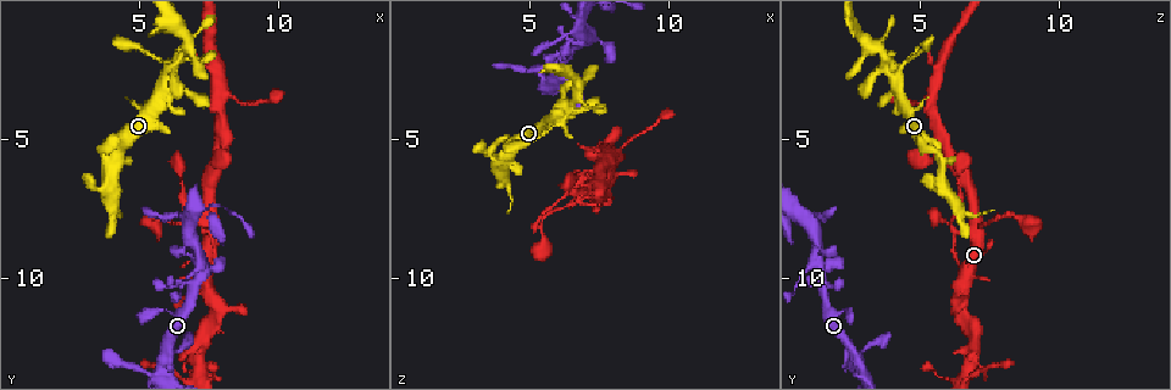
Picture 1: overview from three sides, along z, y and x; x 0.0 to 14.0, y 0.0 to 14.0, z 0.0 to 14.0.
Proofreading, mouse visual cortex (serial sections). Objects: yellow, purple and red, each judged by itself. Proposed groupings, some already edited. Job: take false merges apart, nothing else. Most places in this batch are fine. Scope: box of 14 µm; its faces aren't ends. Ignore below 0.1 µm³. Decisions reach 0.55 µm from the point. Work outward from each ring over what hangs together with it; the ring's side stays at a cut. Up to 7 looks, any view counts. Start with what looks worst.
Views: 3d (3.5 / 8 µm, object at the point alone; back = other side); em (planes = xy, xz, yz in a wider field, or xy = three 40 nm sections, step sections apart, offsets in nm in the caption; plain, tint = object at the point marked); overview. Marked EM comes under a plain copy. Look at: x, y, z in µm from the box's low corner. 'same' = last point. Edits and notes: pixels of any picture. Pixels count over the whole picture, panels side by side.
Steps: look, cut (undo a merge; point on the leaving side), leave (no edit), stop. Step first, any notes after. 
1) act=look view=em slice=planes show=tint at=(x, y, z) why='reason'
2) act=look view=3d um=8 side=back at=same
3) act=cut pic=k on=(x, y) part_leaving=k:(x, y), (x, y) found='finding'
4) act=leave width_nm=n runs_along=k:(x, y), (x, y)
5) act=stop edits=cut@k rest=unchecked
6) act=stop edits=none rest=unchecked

act=look view=3d um=3.5 at=(7.2, 8.1, 7.1) why='four arms meet'

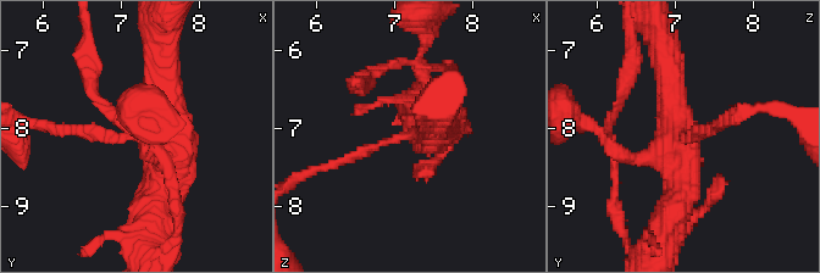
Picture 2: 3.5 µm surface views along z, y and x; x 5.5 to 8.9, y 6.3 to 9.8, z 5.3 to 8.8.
act=look view=em slice=xy step=5 show=tint at=(7.35, 8.05, 7.10)

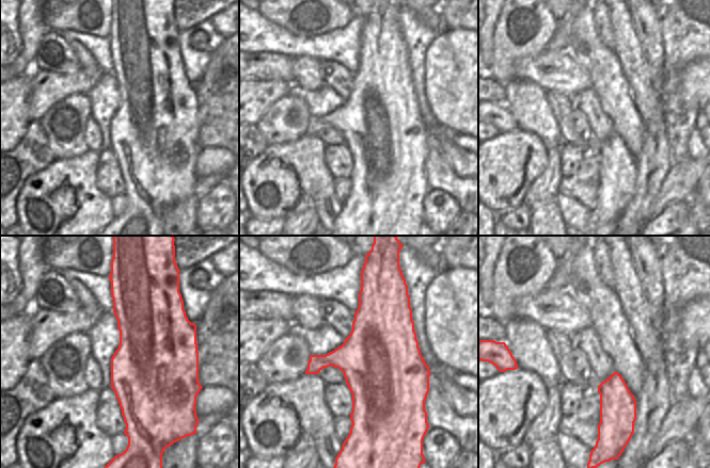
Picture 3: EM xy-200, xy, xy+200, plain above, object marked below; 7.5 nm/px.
act=leave runs_along=2:(156, 202), (165, 139), (75, 132) found='all the same cell'

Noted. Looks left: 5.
act=look view=3d um=3.5 side=back at=(5.8, 13.2, 2.9) why='looks like a crossing'

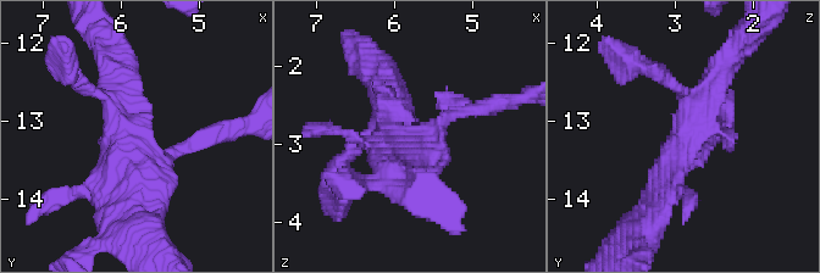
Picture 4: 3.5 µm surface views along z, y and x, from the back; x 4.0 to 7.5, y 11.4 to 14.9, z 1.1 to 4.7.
act=look view=em slice=planes show=tint at=(5.85, 13.30, 2.90)

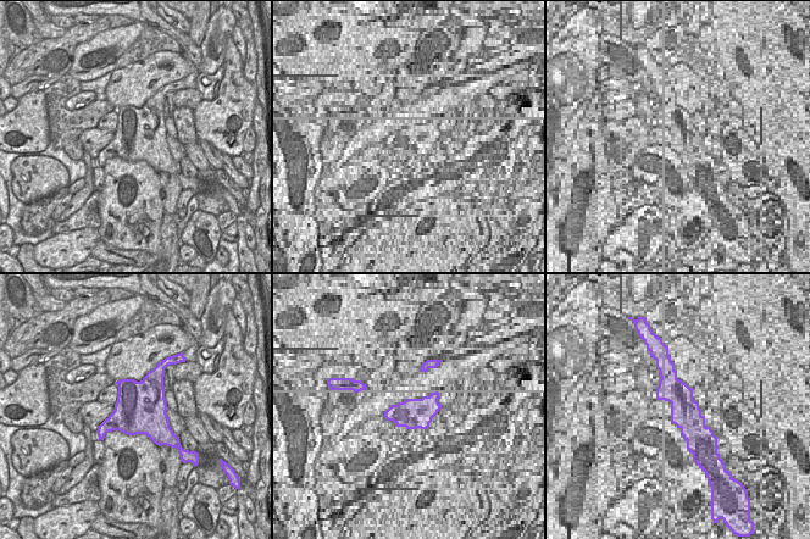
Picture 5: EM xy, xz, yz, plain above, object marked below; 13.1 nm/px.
act=leave runs_along=4:(115, 74), (133, 145), (194, 145) found='all the same cell'

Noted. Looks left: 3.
act=look view=3d um=3.5 at=(6.0, 2.9, 4.0) why='four or more arms meet'

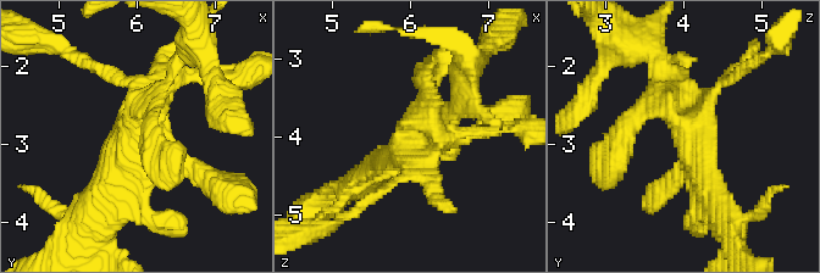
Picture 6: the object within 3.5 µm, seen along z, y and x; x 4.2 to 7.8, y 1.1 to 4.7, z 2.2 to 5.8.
act=look view=em slice=planes show=tint at=(6.10, 2.80, 4.10) why='now the EM'

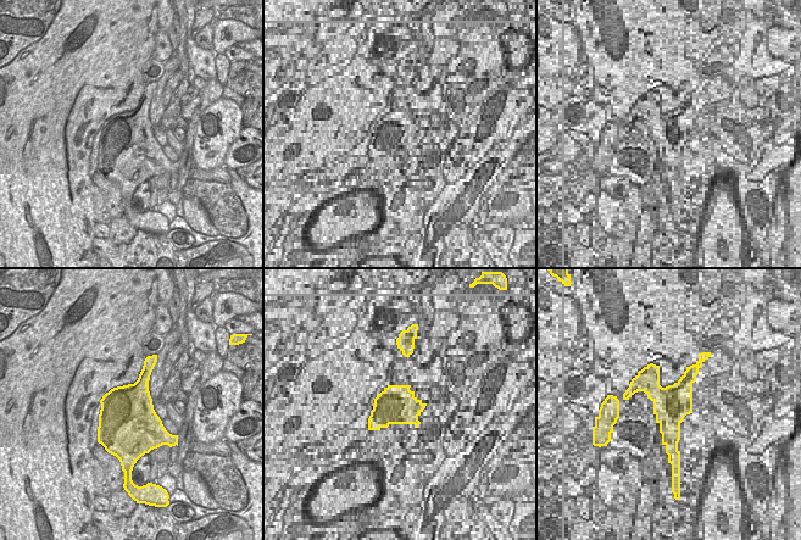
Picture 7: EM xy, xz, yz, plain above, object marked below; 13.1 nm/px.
act=leave runs_along=6:(100, 196), (176, 65) found='continuous, no second cell'

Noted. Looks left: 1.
act=stop edits=none rest=unchecked

